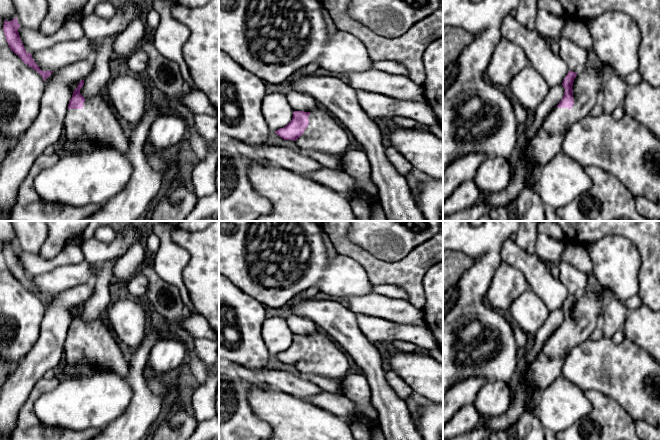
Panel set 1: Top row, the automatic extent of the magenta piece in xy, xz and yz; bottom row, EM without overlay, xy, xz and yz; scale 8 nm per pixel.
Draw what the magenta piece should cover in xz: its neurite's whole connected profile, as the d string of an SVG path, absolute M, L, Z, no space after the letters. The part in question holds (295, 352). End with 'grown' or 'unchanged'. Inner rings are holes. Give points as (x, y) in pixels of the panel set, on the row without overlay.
M317 330L311 336L294 335L292 344L275 356L284 364L292 364L299 371L331 380L343 379L349 369L349 356L327 334Z | grown

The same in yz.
M604 288L599 293L568 296L562 307L565 313L562 324L547 339L526 373L526 380L536 398L539 399L541 392L561 375L569 352L589 339L605 303L612 297L612 292Z | grown

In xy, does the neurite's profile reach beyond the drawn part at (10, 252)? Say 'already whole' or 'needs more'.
already whole

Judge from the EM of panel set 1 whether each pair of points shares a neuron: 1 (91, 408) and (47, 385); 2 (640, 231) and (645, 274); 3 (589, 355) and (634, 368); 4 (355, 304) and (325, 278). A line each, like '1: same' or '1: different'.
1: different
2: same
3: same
4: different

